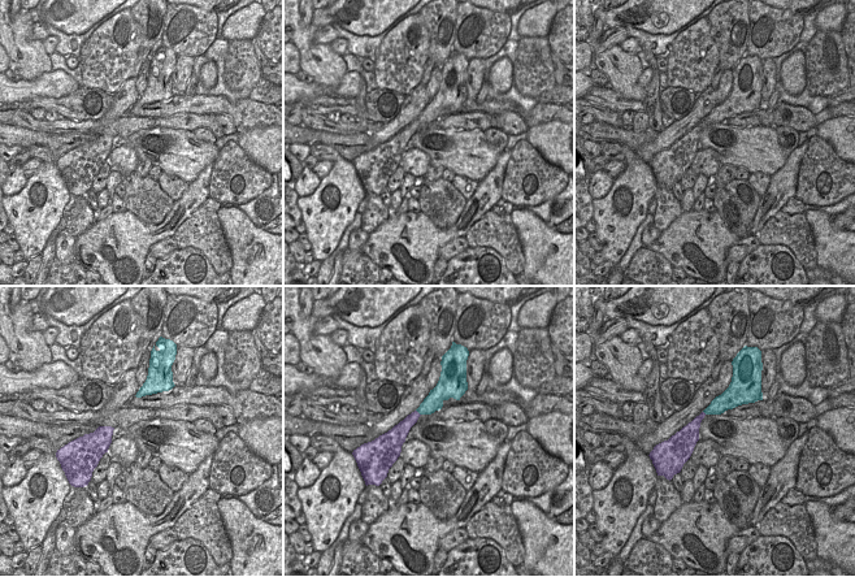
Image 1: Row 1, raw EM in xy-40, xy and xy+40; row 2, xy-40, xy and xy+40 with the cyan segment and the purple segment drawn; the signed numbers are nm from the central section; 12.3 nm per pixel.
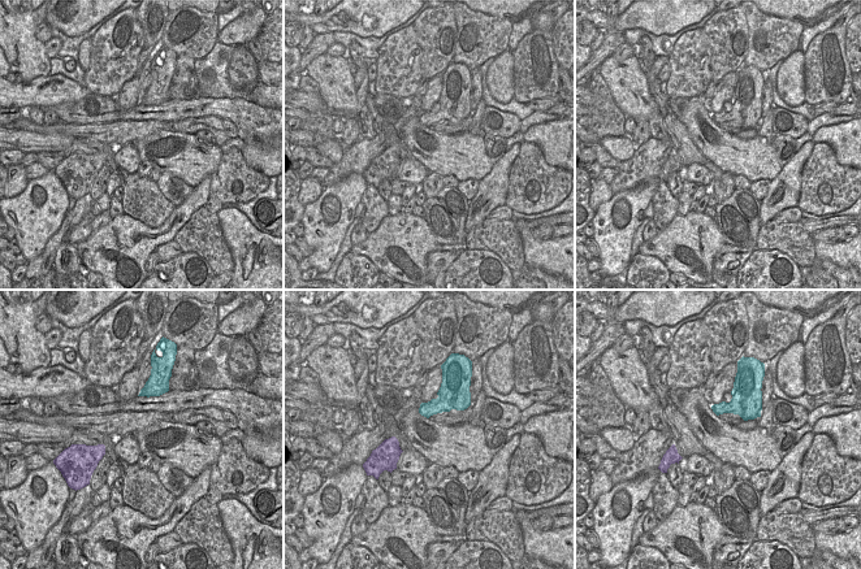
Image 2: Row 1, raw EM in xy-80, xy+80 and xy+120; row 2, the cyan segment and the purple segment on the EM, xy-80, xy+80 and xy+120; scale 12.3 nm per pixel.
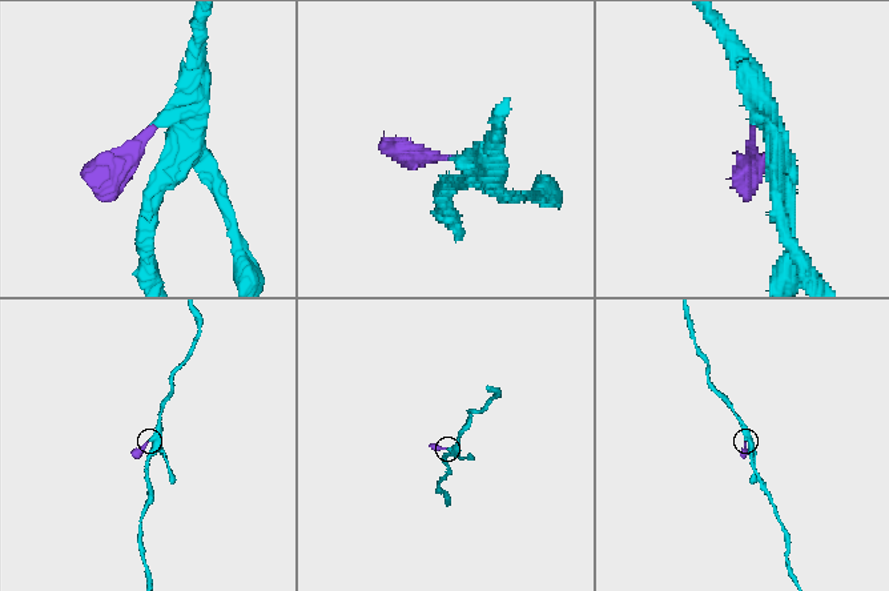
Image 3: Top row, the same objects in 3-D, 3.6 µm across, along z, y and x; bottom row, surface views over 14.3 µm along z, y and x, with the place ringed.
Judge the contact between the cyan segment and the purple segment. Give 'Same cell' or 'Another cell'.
Same cell.

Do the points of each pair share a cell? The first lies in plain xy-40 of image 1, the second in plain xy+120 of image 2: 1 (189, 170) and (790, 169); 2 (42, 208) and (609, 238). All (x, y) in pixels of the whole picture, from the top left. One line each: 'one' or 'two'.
1: two
2: one

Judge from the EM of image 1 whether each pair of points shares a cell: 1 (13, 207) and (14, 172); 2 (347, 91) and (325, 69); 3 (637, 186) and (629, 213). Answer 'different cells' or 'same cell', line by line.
1: different cells
2: different cells
3: same cell

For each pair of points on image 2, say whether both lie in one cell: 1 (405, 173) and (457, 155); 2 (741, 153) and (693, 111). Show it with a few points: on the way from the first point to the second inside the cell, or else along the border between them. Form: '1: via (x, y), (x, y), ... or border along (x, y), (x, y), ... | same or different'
1: border along (414, 156), (429, 170) | different
2: via (728, 143), (705, 118) | same

